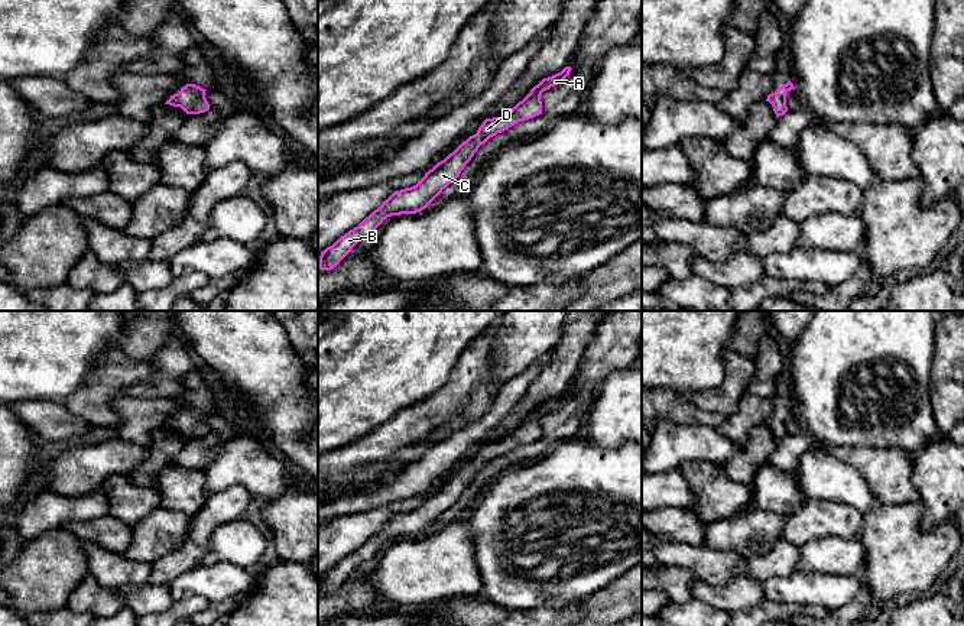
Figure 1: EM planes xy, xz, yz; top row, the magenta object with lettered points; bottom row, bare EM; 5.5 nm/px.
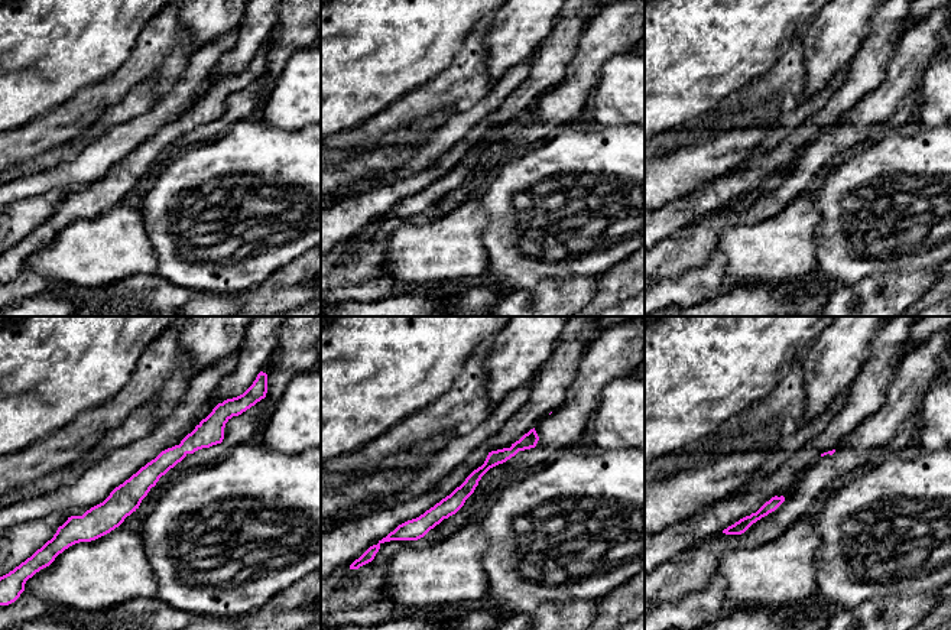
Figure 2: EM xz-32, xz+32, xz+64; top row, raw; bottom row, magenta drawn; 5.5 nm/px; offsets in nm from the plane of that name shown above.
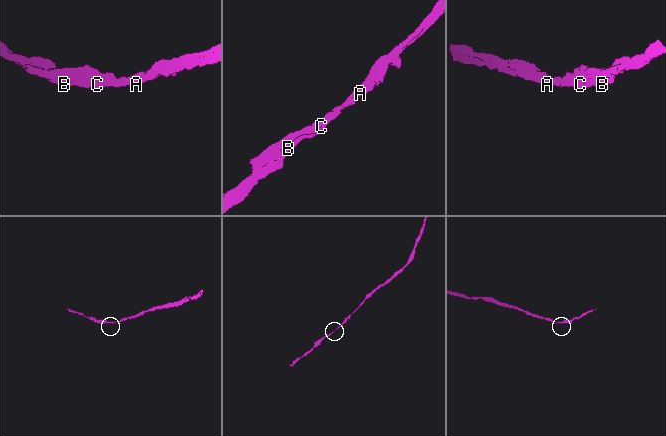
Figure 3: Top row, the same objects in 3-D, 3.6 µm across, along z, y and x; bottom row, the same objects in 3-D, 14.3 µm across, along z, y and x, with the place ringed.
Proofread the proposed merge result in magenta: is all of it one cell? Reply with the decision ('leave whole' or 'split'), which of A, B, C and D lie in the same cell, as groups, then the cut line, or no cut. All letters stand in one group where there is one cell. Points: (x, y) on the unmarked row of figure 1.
leave whole | A B C D | no cut

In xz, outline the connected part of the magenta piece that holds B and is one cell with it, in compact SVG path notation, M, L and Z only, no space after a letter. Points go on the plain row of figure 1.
M565 390L561 396L543 402L530 416L502 441L486 442L477 457L462 466L444 484L429 493L425 500L413 510L395 515L383 528L366 541L357 551L341 559L332 570L321 575L319 593L334 593L363 562L371 561L374 554L392 539L416 538L425 533L449 507L452 507L471 484L474 477L490 461L542 438L541 419L551 411L562 406L571 396Z

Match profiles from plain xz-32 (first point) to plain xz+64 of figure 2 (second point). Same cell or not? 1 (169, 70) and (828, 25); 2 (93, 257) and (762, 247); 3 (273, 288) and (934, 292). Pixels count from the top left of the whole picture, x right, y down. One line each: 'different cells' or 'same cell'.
1: different cells
2: same cell
3: same cell

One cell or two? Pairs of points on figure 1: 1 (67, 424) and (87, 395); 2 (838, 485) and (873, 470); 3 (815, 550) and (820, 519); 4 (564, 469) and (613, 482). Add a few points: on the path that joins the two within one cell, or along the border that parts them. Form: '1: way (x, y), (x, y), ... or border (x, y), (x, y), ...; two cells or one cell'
1: border (59, 401), (94, 427); two cells
2: border (833, 456), (850, 464), (860, 474), (875, 503); two cells
3: border (851, 539), (818, 537), (799, 547); two cells
4: way (575, 479), (601, 482); one cell

